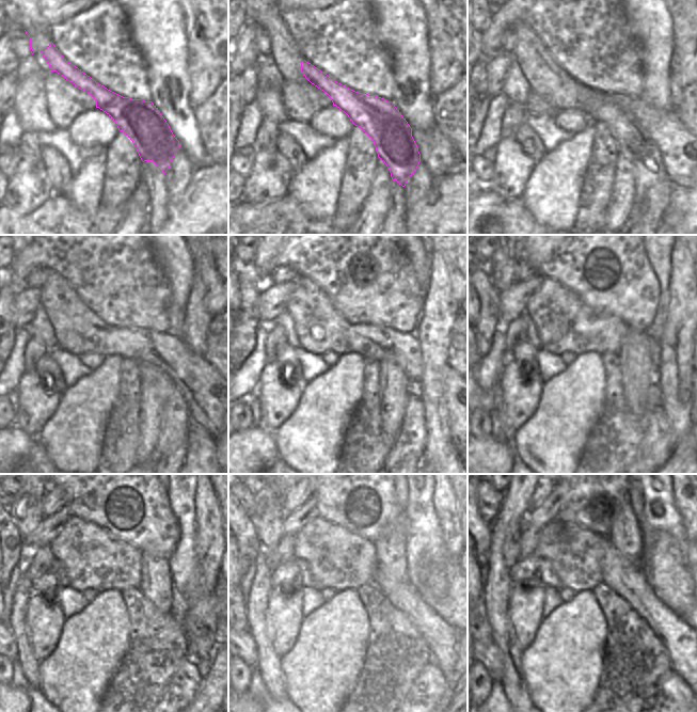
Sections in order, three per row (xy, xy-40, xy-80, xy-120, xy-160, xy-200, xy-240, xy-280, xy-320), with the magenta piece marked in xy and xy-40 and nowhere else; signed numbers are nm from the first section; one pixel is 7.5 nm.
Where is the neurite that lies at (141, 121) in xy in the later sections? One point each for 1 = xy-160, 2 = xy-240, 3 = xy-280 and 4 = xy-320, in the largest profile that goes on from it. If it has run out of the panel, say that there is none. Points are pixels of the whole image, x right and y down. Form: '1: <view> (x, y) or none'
1: xy-160 (424, 430)
2: xy-240 (183, 686)
3: xy-280 (430, 685)
4: xy-320 (672, 691)

